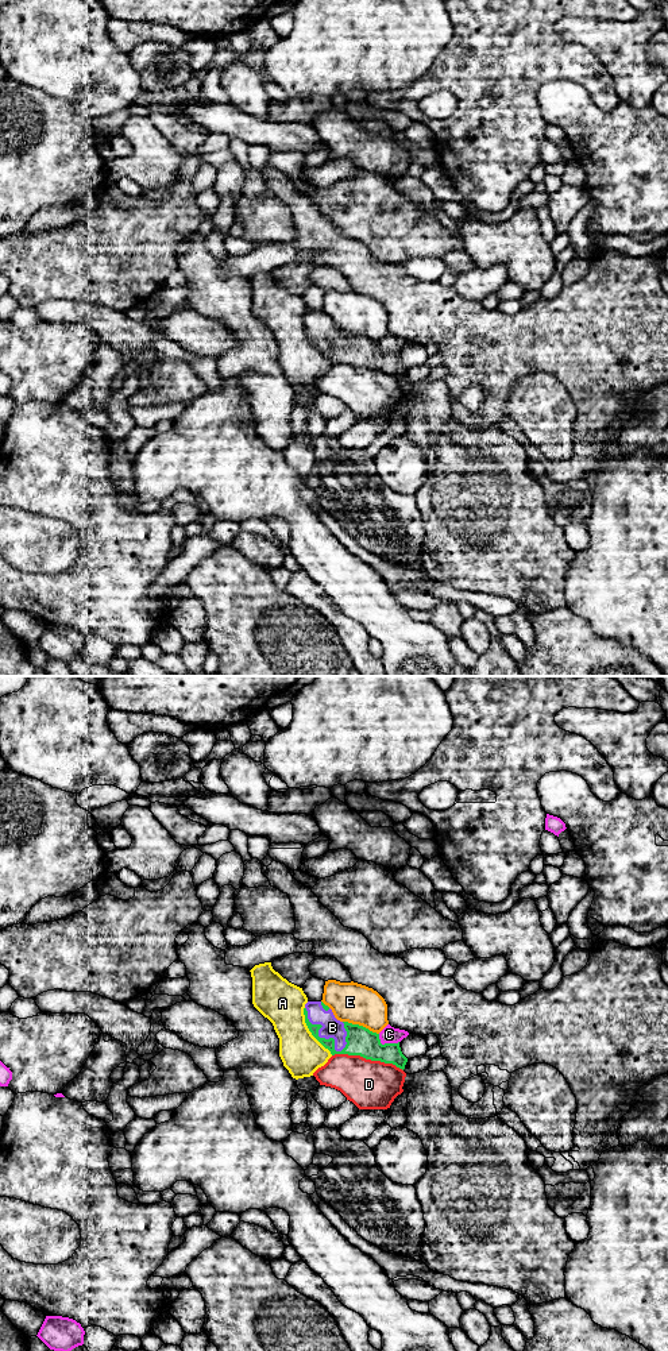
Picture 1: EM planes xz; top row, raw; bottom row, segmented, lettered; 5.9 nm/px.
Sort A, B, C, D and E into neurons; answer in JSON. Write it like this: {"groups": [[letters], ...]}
{"groups": [["A"], ["B"], ["C"], ["D"], ["E"]]}

